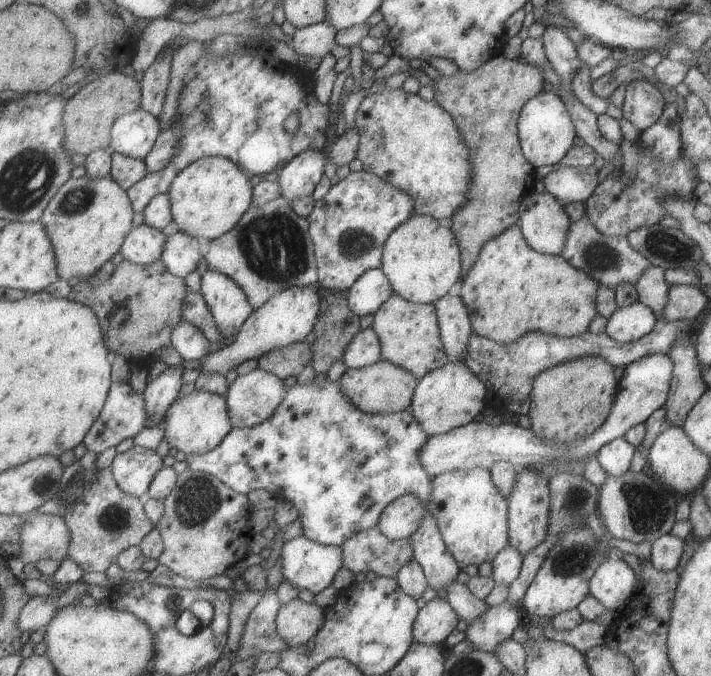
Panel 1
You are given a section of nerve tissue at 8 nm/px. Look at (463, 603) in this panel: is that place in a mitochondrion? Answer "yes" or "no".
no

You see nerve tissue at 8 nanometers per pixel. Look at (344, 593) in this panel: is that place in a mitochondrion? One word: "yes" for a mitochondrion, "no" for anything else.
no

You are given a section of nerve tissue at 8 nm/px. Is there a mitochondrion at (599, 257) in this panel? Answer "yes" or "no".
yes

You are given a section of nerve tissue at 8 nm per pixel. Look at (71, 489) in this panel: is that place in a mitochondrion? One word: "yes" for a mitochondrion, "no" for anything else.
yes

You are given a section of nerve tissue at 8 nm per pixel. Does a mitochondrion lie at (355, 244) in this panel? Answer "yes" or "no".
yes

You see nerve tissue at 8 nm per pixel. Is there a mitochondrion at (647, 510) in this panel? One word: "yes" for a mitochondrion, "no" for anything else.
yes

